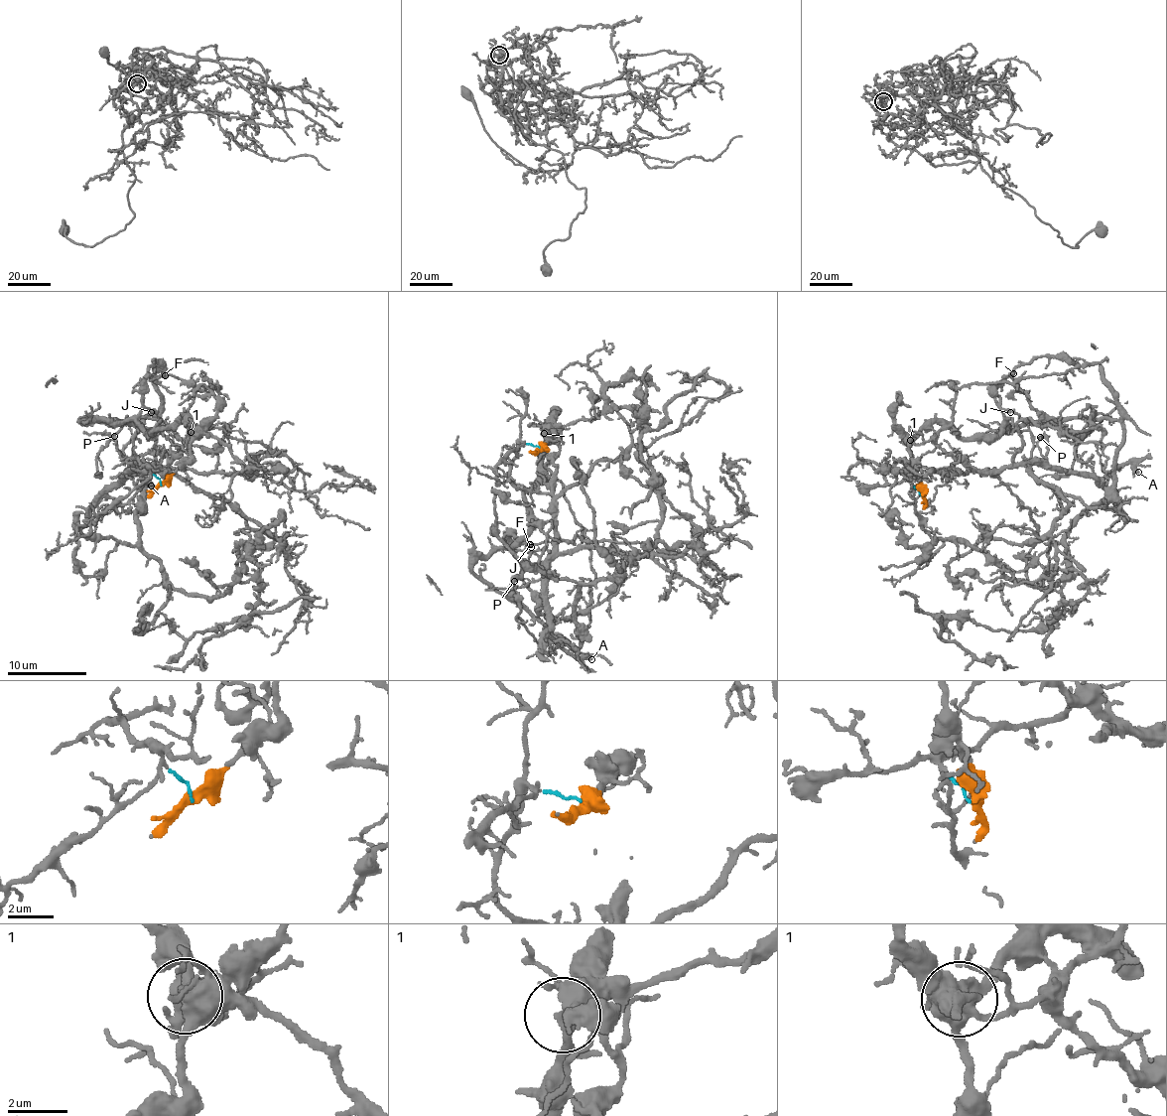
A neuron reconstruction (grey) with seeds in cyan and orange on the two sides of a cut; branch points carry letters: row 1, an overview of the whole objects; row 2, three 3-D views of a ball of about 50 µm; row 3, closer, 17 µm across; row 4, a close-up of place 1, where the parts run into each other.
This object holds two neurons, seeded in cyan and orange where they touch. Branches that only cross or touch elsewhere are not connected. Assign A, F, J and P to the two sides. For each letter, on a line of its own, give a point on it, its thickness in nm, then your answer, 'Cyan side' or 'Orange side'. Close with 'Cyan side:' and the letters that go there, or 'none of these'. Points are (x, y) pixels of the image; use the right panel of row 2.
A: Place: (1138, 472). Thickness 200 nm. Cyan side
F: Place: (1013, 373). Thickness 120 nm. Orange side
J: Place: (1010, 412). Thickness 190 nm. Orange side
P: Place: (1040, 437). Thickness 110 nm. Cyan side
Cyan side: A, P

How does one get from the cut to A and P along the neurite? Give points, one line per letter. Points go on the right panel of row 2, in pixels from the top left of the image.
A: (922, 495), (913, 480), (965, 459), (975, 468), (1003, 471), (1042, 466), (1102, 478), (1131, 463), (1139, 472)
P: (922, 495), (913, 480), (965, 459), (978, 470), (1003, 471), (1042, 466), (1046, 459), (1038, 447), (1039, 437)

